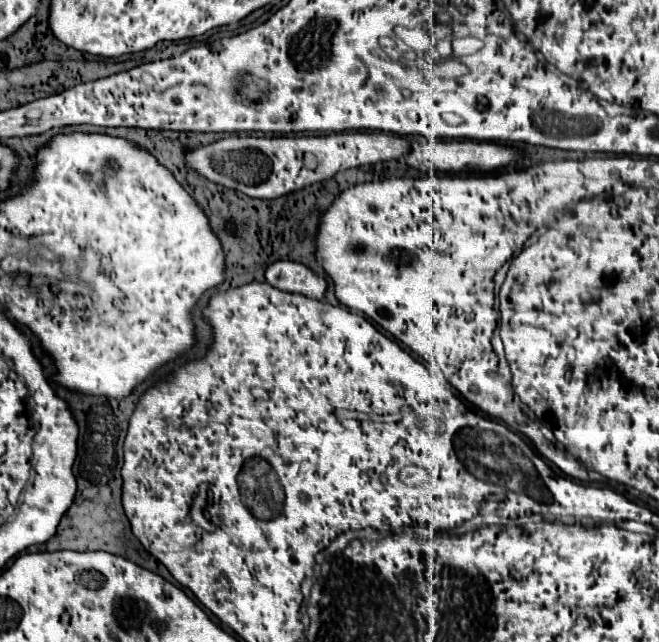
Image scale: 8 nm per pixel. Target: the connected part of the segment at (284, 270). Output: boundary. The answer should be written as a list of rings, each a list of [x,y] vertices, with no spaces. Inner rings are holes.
[[[292,261],[272,263],[266,267],[264,277],[266,277],[266,283],[270,283],[280,291],[300,293],[310,299],[324,299],[326,281],[320,279],[302,263],[292,263]]]

